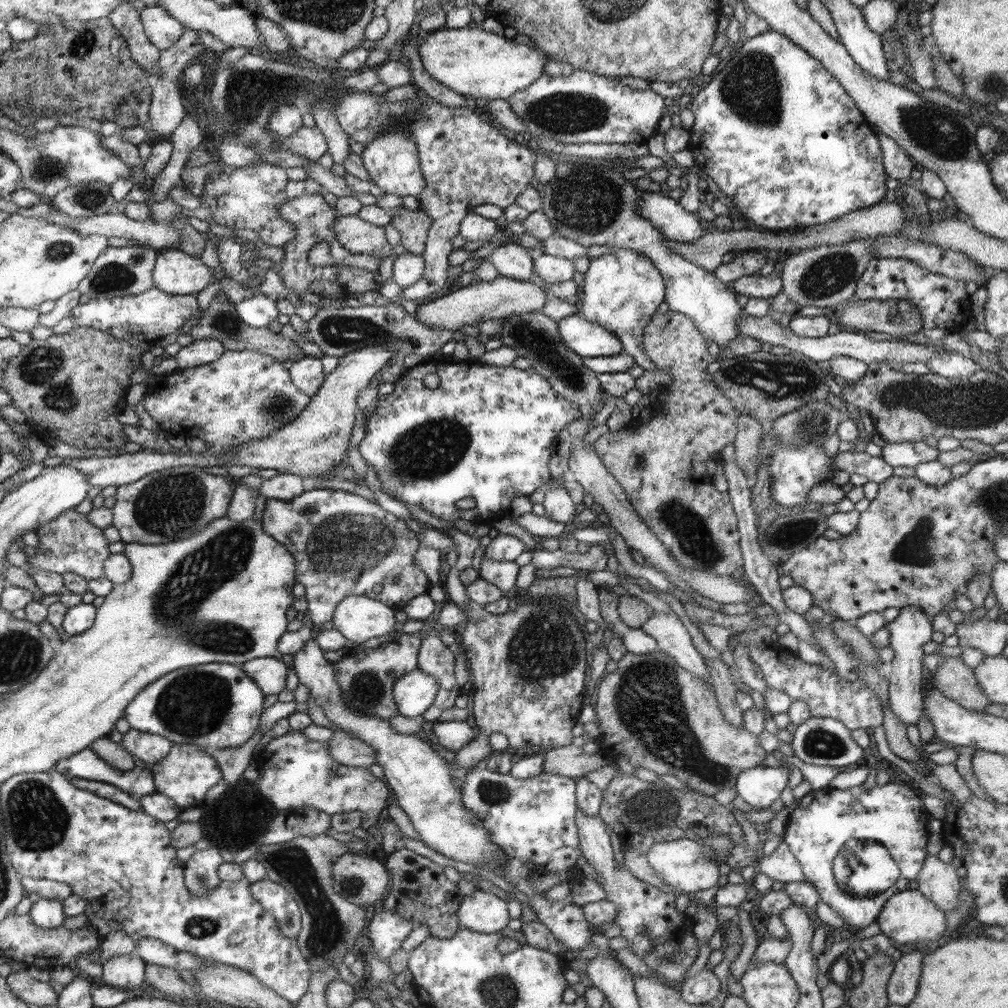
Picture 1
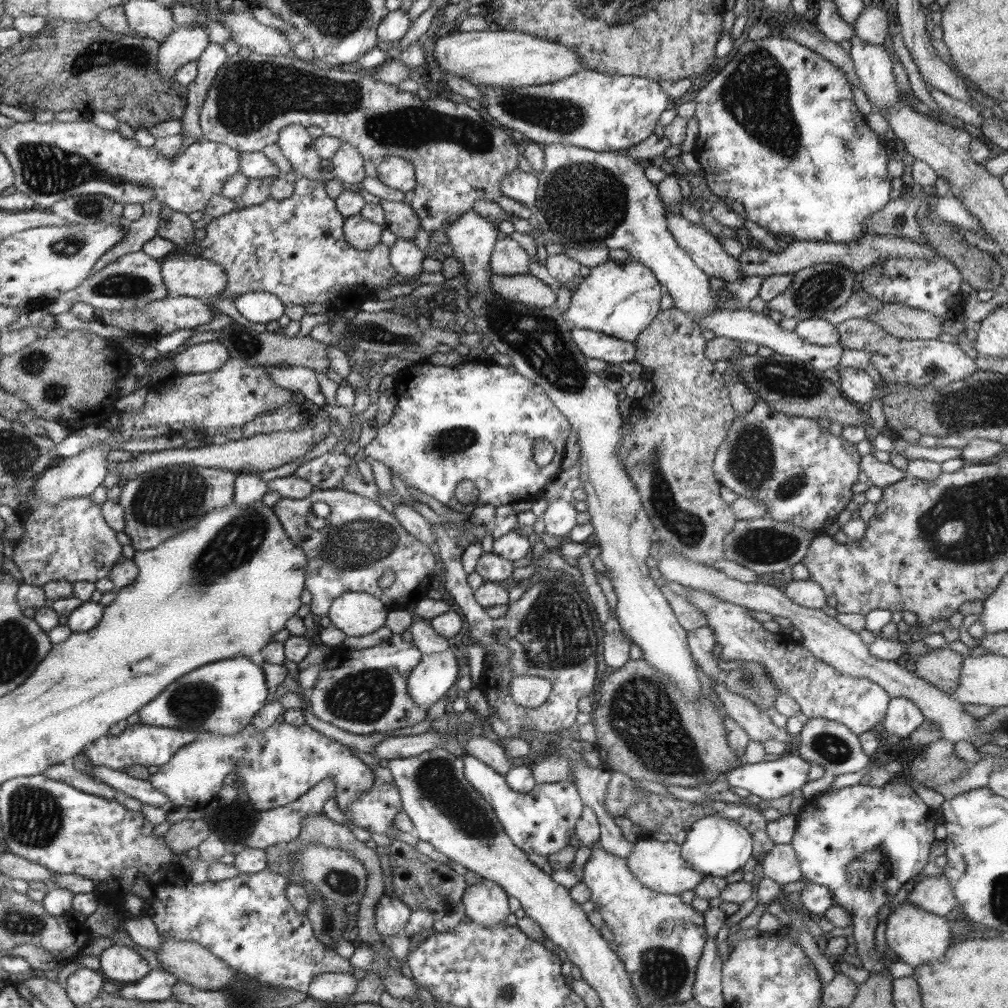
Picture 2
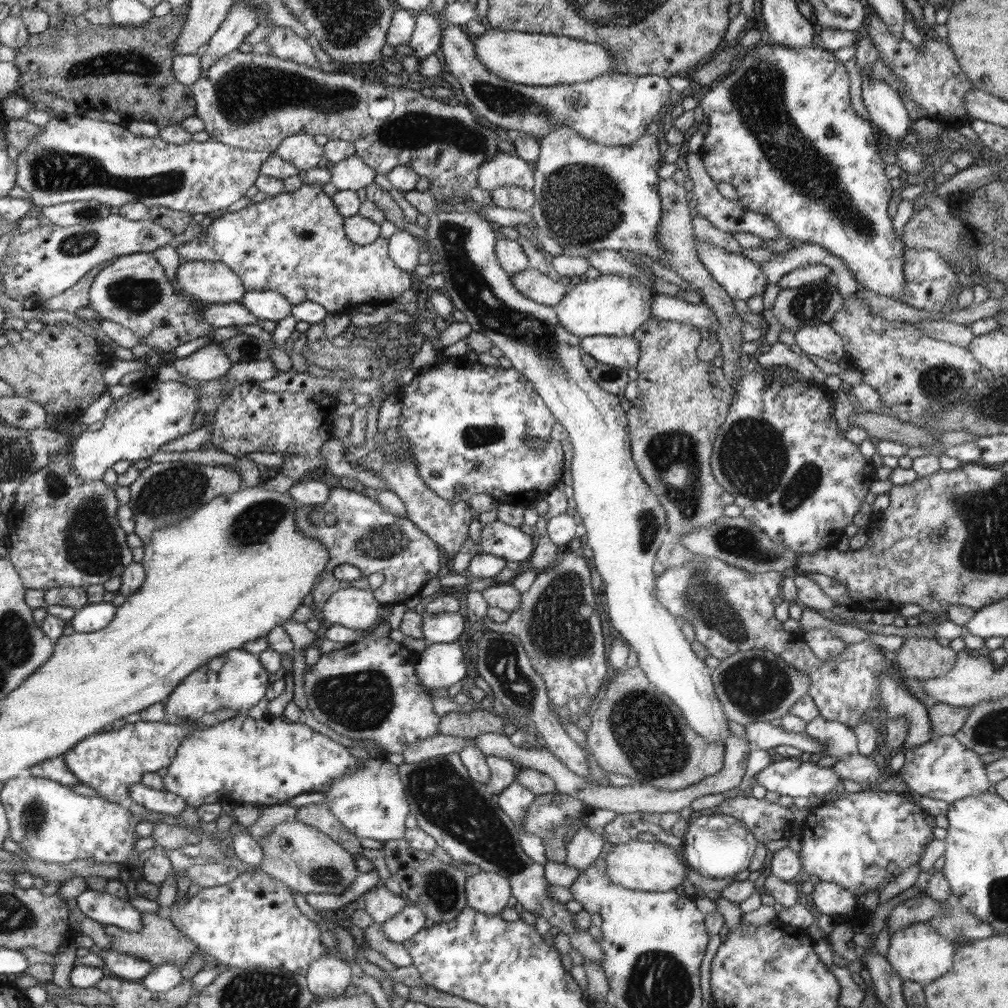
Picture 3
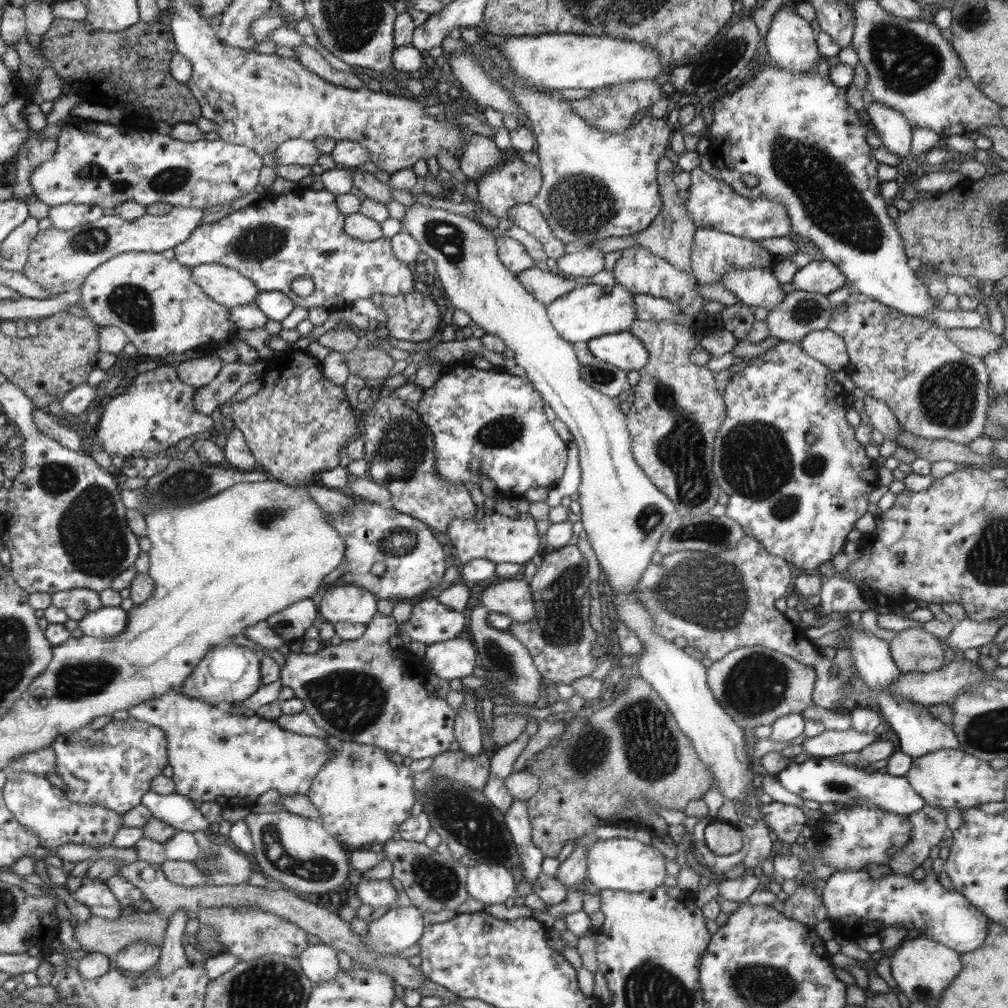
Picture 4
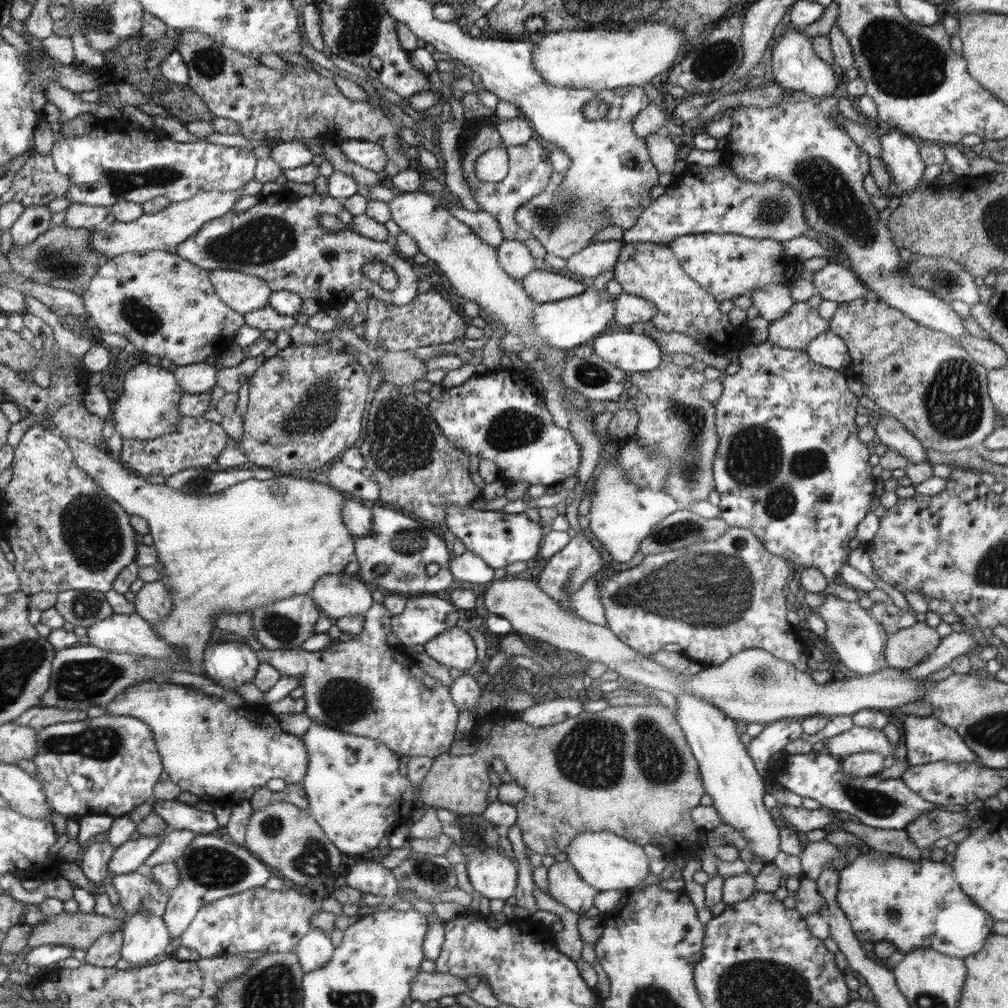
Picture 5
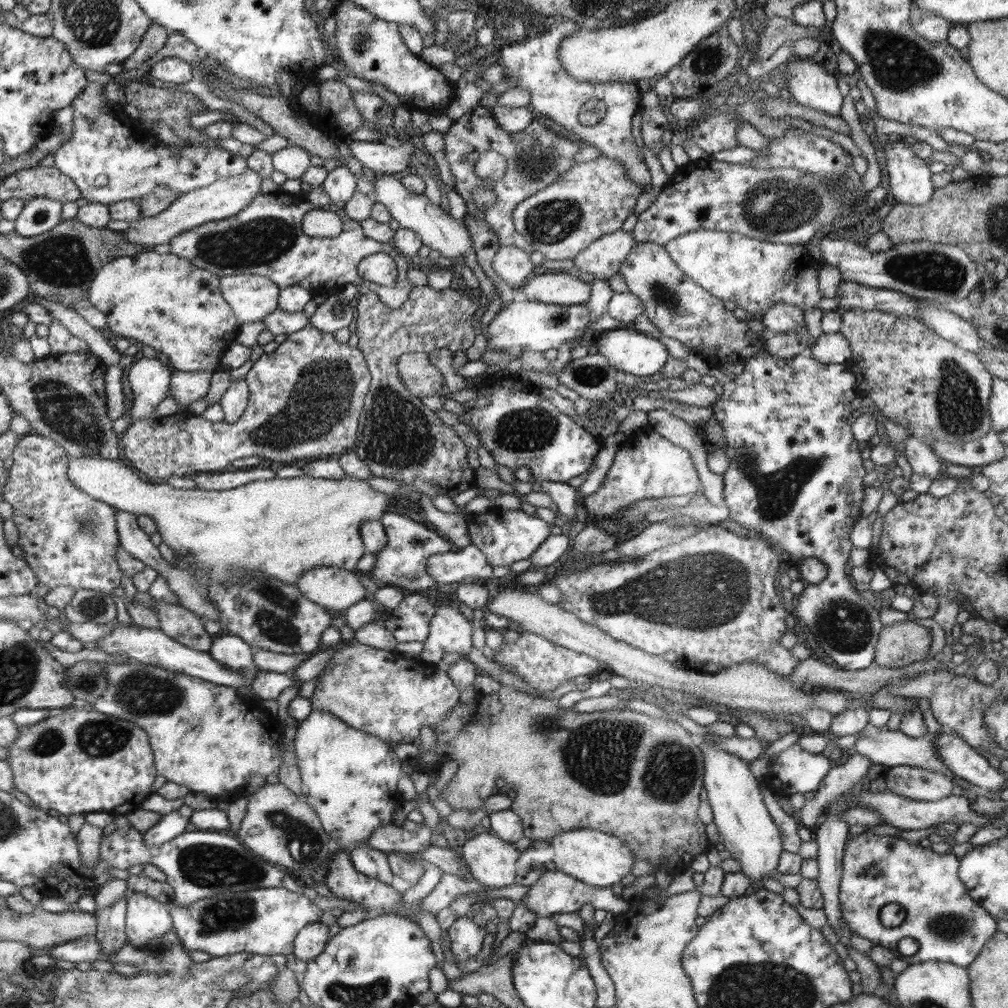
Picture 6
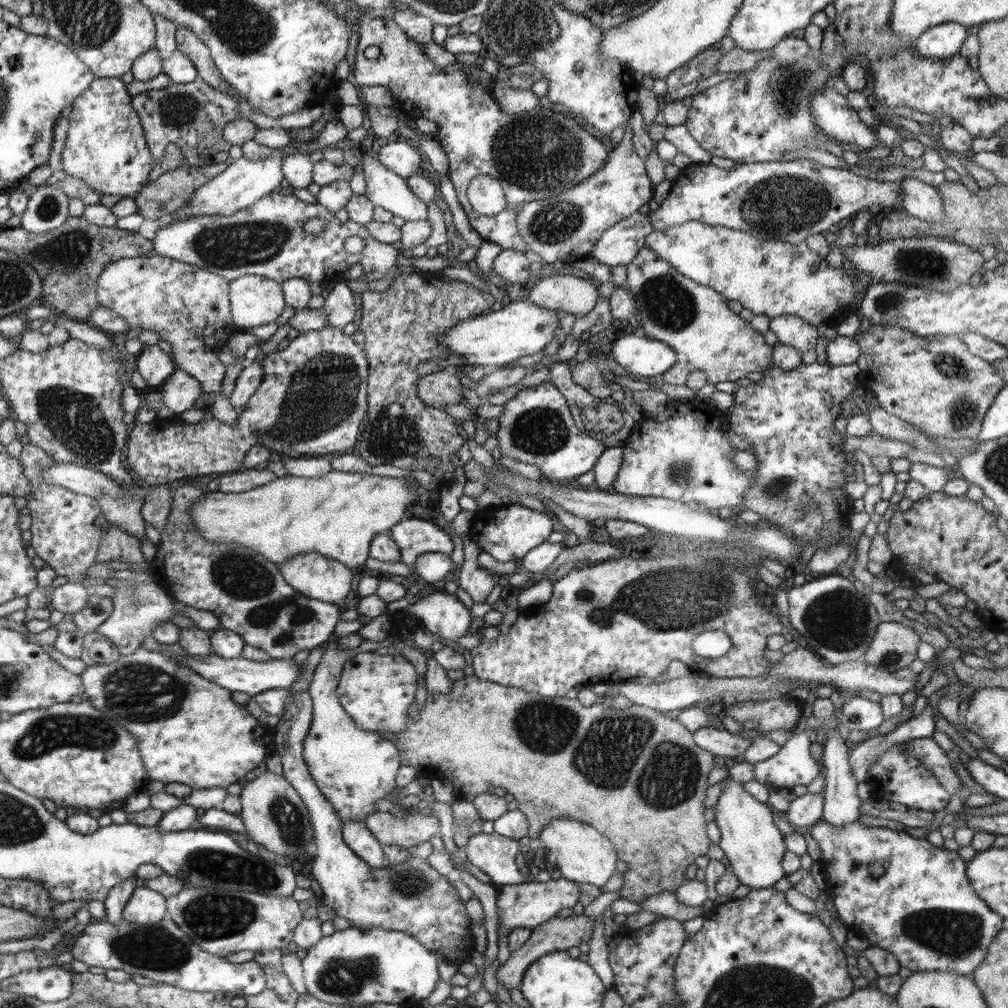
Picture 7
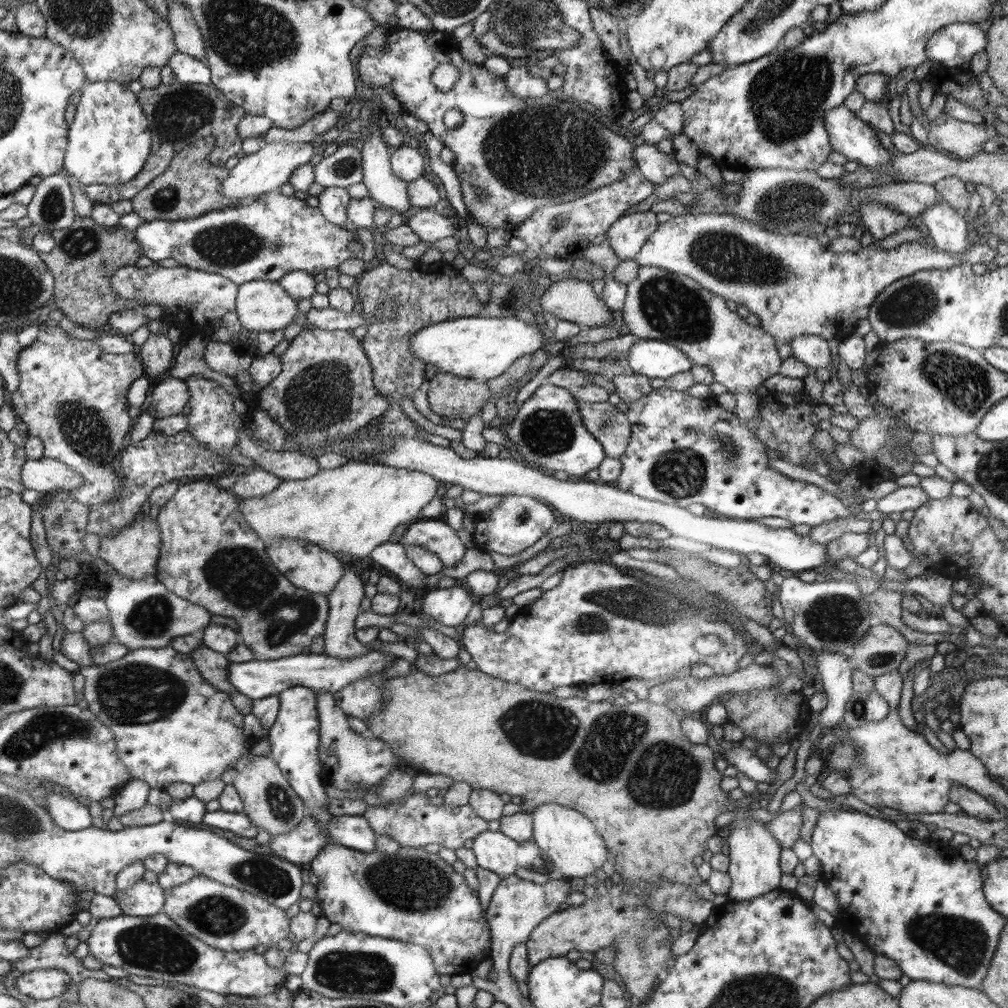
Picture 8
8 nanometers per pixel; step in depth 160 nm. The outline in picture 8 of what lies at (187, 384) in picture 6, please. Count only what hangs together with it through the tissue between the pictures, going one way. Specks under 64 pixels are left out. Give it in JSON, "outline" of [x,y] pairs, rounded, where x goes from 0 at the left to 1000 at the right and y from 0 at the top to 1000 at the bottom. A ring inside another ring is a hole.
{"outline":[[[165,373],[159,376],[156,384],[153,383],[149,395],[151,395],[150,402],[156,408],[155,415],[158,416],[181,410],[188,401],[189,390],[183,377]]]}

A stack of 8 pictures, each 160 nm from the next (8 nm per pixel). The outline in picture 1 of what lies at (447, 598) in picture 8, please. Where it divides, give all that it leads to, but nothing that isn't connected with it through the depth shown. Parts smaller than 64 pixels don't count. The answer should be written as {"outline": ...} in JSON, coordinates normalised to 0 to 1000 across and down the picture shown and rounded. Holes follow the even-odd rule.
{"outline":[[[416,663],[398,671],[391,681],[395,707],[405,712],[421,708],[426,704],[435,686],[432,671],[427,671]]]}

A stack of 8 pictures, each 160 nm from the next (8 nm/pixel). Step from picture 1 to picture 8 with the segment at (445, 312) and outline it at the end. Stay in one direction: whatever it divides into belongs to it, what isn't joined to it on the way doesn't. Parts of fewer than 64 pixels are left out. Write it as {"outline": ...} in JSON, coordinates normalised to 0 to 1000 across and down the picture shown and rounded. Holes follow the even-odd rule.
{"outline":[[[569,275],[557,276],[549,280],[536,296],[536,302],[536,307],[548,311],[553,316],[570,319],[578,327],[583,327],[587,324],[605,323],[607,320],[605,316],[607,315],[607,308],[589,291],[586,282],[583,279]]]}

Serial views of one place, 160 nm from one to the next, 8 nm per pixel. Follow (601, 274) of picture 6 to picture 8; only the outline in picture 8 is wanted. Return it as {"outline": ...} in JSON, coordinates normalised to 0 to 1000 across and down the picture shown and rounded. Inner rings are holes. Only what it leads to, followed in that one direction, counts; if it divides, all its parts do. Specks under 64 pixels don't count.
{"outline":[[[646,208],[616,214],[602,229],[605,247],[615,258],[630,258],[653,223],[651,211]]]}

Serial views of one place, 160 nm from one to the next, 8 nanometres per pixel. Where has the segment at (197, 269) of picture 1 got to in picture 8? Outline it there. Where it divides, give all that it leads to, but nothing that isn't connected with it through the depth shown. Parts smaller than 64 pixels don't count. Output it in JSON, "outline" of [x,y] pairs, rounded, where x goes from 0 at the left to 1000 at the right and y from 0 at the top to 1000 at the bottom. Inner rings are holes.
{"outline":[[[249,278],[237,283],[233,311],[239,322],[255,331],[271,331],[292,319],[296,311],[296,298],[292,298],[281,283],[267,278]]]}

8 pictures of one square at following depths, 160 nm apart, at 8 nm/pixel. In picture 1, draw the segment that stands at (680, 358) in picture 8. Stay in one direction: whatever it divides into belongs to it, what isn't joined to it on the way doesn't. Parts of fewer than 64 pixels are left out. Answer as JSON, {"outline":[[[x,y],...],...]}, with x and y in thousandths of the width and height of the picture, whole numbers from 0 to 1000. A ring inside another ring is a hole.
{"outline":[[[573,311],[560,314],[553,320],[559,340],[577,354],[611,353],[618,348],[614,333]]]}

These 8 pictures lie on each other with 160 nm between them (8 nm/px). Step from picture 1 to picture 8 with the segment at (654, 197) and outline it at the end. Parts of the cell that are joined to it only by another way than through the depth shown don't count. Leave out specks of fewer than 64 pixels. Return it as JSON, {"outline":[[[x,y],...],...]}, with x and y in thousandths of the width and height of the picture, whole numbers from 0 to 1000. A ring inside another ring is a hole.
{"outline":[[[794,332],[784,339],[786,351],[806,367],[819,365],[824,367],[821,338],[814,333]]]}

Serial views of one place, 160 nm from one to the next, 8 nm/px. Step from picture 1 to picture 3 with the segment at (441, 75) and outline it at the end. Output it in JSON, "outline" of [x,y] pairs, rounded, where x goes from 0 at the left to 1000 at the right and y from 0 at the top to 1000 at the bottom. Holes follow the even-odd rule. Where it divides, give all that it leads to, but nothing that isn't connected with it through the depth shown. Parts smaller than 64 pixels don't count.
{"outline":[[[483,28],[482,32],[469,37],[473,59],[488,73],[512,83],[552,85],[583,81],[595,74],[608,71],[609,59],[603,48],[597,44],[585,44],[577,40],[569,40],[563,36],[550,36],[536,33],[524,33],[511,30]]]}

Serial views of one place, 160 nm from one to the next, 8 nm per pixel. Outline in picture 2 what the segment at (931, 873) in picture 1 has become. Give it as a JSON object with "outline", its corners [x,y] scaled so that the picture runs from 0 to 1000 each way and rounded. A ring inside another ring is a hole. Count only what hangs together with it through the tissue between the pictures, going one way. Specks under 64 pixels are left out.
{"outline":[[[935,866],[930,869],[916,870],[900,889],[905,897],[931,909],[942,907],[950,895],[945,886],[945,879]]]}

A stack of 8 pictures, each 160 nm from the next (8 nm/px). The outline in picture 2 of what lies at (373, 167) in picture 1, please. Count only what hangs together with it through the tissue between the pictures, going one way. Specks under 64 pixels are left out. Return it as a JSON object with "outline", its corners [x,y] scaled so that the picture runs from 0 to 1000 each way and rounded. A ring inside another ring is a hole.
{"outline":[[[383,155],[374,161],[374,165],[374,179],[383,185],[403,192],[415,187],[412,165],[409,160],[397,157],[397,155]]]}

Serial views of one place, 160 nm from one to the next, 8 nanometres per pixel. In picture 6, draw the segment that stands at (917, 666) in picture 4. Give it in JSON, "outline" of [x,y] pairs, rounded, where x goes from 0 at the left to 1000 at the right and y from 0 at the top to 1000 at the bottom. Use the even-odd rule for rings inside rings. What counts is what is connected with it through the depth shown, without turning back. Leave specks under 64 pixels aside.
{"outline":[[[897,616],[875,621],[869,639],[867,658],[881,663],[901,661],[921,652],[925,639],[922,623]]]}

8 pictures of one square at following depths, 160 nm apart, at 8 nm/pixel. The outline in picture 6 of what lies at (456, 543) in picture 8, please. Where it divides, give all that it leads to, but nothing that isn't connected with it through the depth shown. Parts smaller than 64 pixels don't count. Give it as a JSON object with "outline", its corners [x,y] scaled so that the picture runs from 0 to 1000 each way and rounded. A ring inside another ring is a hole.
{"outline":[[[388,507],[381,509],[377,517],[384,532],[384,539],[379,546],[372,548],[373,558],[367,567],[371,576],[377,581],[396,582],[406,588],[422,587],[434,582],[431,573],[425,569],[425,556],[429,551],[450,546],[444,535],[437,534],[431,526]],[[408,571],[414,574],[409,576]]]}

